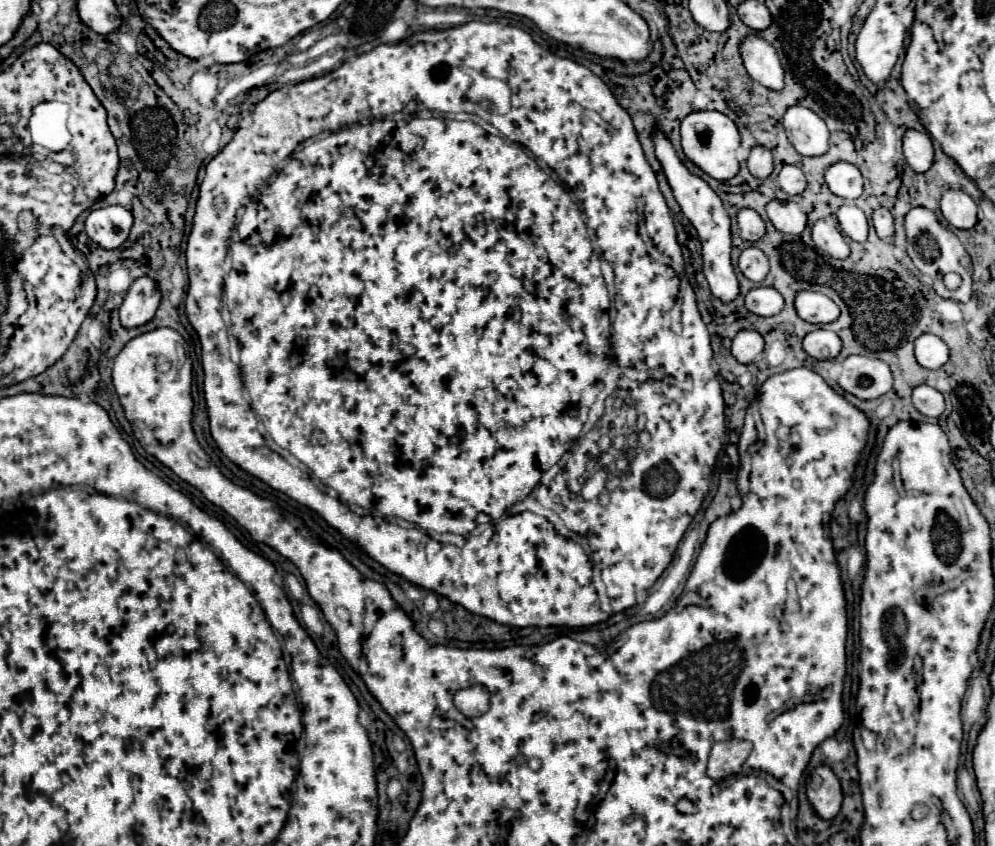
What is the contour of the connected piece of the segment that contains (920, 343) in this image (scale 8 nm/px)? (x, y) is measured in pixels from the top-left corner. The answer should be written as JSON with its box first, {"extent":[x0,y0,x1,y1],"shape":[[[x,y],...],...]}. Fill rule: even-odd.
{"extent":[914,334,948,370],"shape":[[[922,334],[914,342],[914,356],[922,368],[938,370],[948,362],[948,346],[934,334]]]}

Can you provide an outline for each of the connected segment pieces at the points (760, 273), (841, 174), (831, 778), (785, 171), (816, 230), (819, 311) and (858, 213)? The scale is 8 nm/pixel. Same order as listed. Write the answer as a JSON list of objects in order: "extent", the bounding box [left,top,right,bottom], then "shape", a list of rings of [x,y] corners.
[{"extent":[738,246,768,282],"shape":[[[750,246],[746,250],[742,250],[740,260],[738,260],[738,268],[740,272],[752,280],[752,282],[762,282],[768,274],[768,258],[762,250]]]},{"extent":[824,162,862,200],"shape":[[[836,162],[836,164],[828,166],[824,180],[826,180],[830,192],[840,198],[856,200],[862,194],[862,174],[850,162]]]},{"extent":[806,766,842,820],"shape":[[[816,766],[814,774],[820,776],[820,786],[818,788],[810,788],[806,790],[806,796],[810,800],[810,804],[814,806],[814,810],[818,812],[818,816],[822,816],[824,820],[830,820],[838,814],[840,804],[842,804],[842,790],[840,790],[840,782],[836,778],[836,774],[828,768],[828,766]]]},{"extent":[776,166,806,196],"shape":[[[784,166],[776,178],[778,188],[784,190],[786,194],[794,196],[794,194],[802,194],[806,188],[806,178],[804,172],[798,166]]]},{"extent":[812,220,850,258],"shape":[[[816,220],[814,222],[812,240],[814,240],[818,250],[822,250],[834,258],[846,258],[850,254],[850,248],[844,242],[840,230],[830,220]]]},{"extent":[794,290,838,324],"shape":[[[800,290],[794,298],[794,306],[798,316],[812,324],[826,324],[838,318],[838,306],[822,292]]]},{"extent":[838,204,868,242],"shape":[[[844,204],[838,208],[838,222],[840,228],[856,242],[864,242],[868,236],[868,220],[864,212],[854,204]]]}]

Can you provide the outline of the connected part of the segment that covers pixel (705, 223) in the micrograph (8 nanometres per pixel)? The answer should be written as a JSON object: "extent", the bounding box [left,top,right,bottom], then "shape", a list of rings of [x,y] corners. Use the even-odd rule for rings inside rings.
{"extent":[652,128,740,302],"shape":[[[654,128],[652,132],[652,142],[654,142],[654,150],[656,150],[656,158],[662,164],[662,170],[668,178],[668,184],[674,192],[676,202],[680,204],[684,216],[692,222],[692,226],[698,232],[698,238],[702,242],[702,264],[704,264],[704,276],[710,284],[710,290],[716,298],[720,298],[722,302],[730,302],[738,296],[740,286],[738,286],[738,278],[734,274],[734,268],[730,264],[730,250],[732,250],[732,242],[730,242],[730,218],[722,206],[722,200],[718,198],[718,194],[696,174],[692,174],[684,162],[676,156],[676,150],[672,146],[672,142],[668,140],[668,136]]]}

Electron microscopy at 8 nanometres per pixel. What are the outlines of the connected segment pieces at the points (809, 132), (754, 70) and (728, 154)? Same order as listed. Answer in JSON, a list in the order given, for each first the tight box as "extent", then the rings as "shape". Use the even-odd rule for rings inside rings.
[{"extent":[782,106,828,156],"shape":[[[790,106],[782,120],[790,144],[802,156],[822,156],[828,150],[828,128],[824,120],[804,106]]]},{"extent":[740,34,784,90],"shape":[[[754,34],[746,36],[740,42],[740,56],[750,78],[772,90],[782,88],[784,72],[772,44]]]},{"extent":[682,112,740,180],"shape":[[[692,112],[682,120],[682,150],[688,160],[692,160],[702,172],[716,180],[730,180],[738,174],[738,158],[736,150],[740,146],[740,134],[736,130],[736,124],[720,114],[720,112]],[[696,126],[704,126],[706,130],[696,130]]]}]

